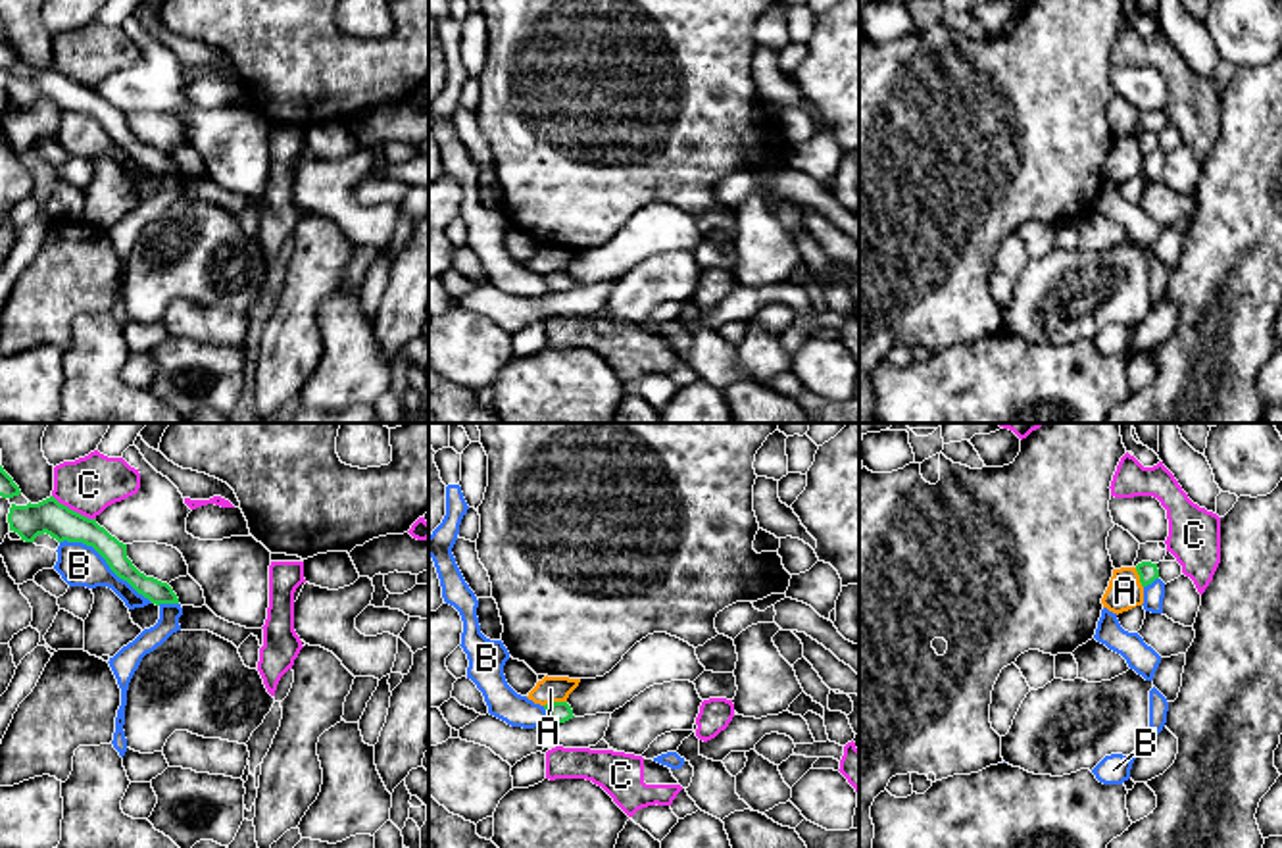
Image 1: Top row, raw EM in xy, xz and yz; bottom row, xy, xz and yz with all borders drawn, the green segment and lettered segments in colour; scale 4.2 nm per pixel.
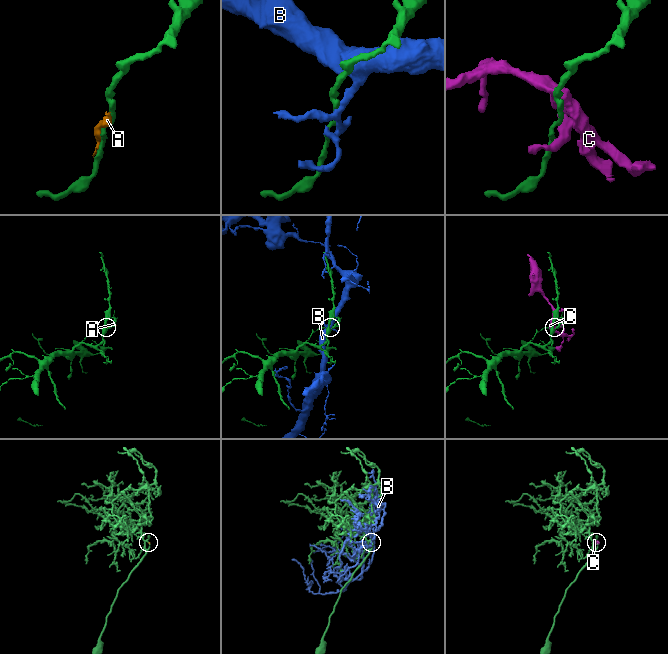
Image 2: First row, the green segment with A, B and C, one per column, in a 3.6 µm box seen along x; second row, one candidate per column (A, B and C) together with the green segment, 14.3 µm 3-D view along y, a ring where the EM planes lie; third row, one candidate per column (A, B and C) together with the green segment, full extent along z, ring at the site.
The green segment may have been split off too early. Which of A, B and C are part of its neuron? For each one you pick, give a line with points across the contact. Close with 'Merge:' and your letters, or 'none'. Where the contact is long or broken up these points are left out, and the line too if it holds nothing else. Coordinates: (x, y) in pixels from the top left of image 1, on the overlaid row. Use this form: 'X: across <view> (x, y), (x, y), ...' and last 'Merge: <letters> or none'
Merge: none

